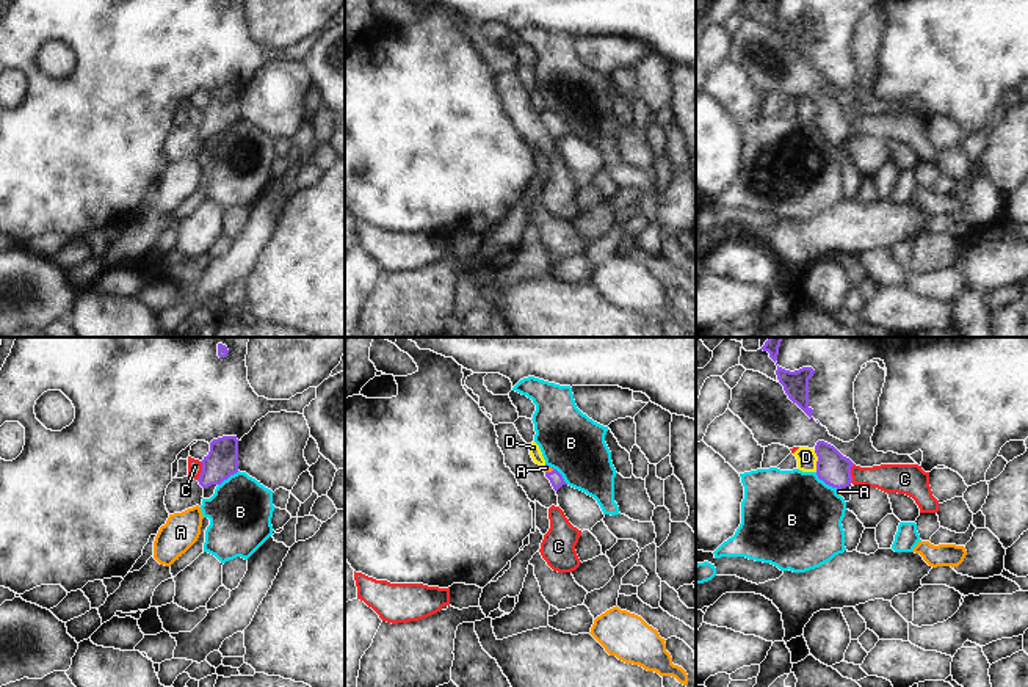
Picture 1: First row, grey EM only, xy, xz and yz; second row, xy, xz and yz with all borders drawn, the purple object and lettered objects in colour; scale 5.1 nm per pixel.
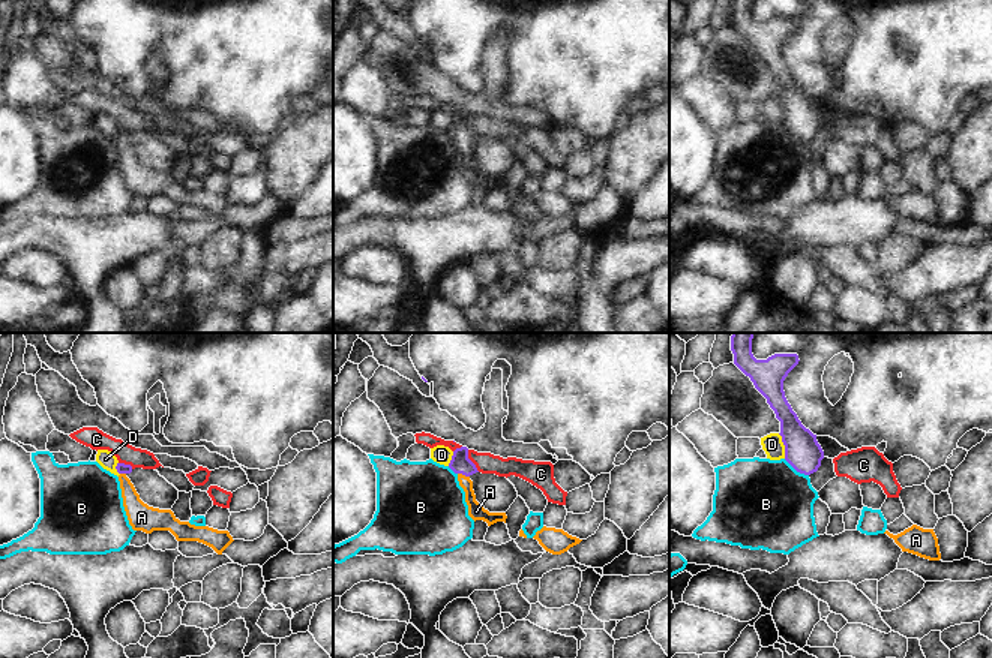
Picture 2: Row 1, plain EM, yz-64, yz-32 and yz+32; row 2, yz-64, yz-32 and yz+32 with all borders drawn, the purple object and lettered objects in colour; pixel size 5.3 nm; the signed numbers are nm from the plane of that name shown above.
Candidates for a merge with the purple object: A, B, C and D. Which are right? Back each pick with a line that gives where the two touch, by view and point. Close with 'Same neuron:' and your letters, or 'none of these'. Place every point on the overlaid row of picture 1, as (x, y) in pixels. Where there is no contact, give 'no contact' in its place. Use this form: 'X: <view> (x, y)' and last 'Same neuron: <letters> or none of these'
A: xz (552, 468)
Same neuron: A

